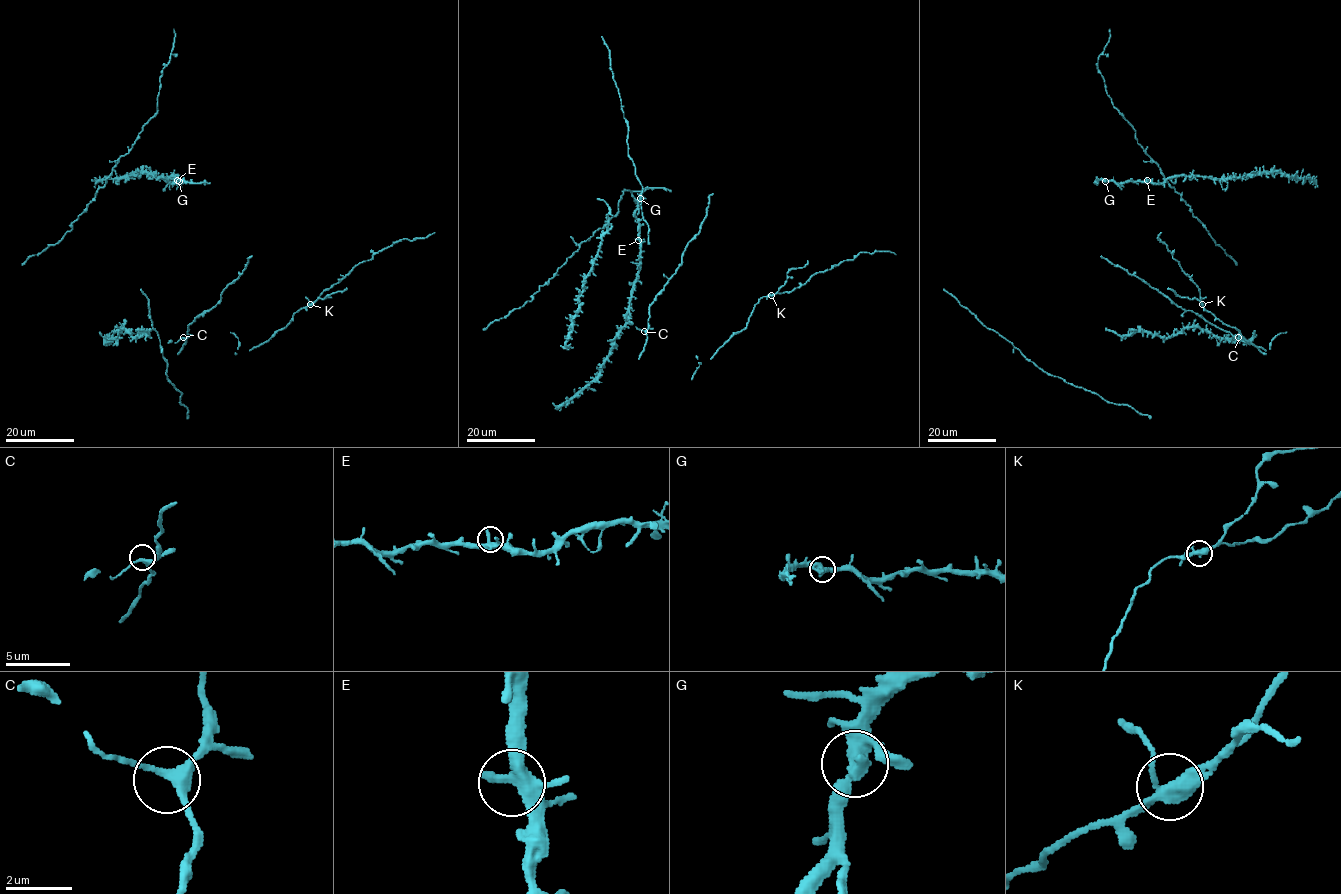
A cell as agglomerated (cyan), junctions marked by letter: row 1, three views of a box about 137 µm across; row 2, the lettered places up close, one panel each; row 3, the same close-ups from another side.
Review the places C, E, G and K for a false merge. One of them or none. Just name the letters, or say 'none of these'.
K

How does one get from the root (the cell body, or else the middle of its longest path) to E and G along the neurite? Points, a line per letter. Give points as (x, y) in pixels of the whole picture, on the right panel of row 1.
E: (1126, 182), (1147, 180)
G: (1126, 182), (1105, 181)

